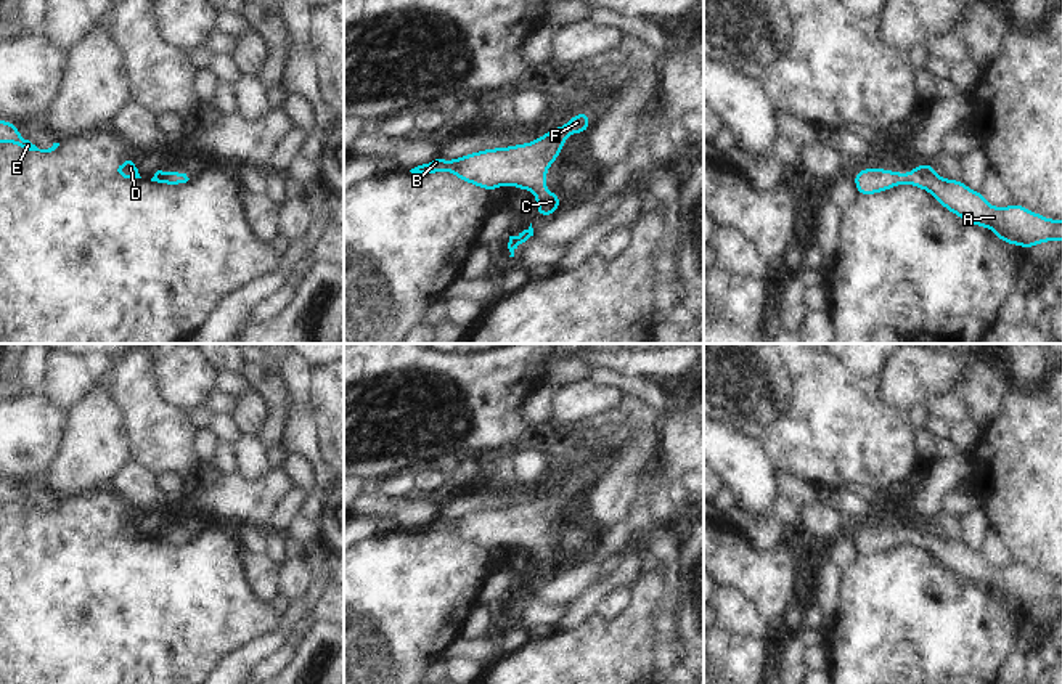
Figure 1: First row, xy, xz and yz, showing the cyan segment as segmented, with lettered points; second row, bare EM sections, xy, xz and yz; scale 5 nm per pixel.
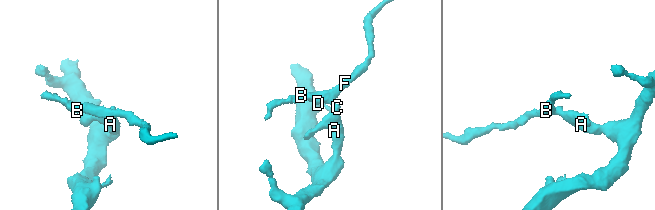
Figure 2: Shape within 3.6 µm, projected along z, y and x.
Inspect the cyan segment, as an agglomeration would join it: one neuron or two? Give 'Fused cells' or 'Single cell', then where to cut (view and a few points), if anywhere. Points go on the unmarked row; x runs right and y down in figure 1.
Single cell. No split.

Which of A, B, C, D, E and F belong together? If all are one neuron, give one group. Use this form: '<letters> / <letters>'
A B C D E F

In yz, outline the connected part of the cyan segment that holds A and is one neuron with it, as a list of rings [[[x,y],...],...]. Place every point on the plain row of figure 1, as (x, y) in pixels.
[[[922,522],[908,533],[876,528],[860,528],[853,535],[858,554],[871,556],[905,541],[929,551],[946,570],[983,589],[991,588],[1006,604],[1028,609],[1052,599],[1062,601],[1062,580],[1046,578],[1020,564],[991,567],[982,551],[972,551],[959,539],[940,538],[935,527]]]

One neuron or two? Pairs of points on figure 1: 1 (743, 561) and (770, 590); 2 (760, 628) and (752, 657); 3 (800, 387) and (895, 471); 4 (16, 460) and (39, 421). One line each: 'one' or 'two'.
1: one
2: two
3: one
4: one

